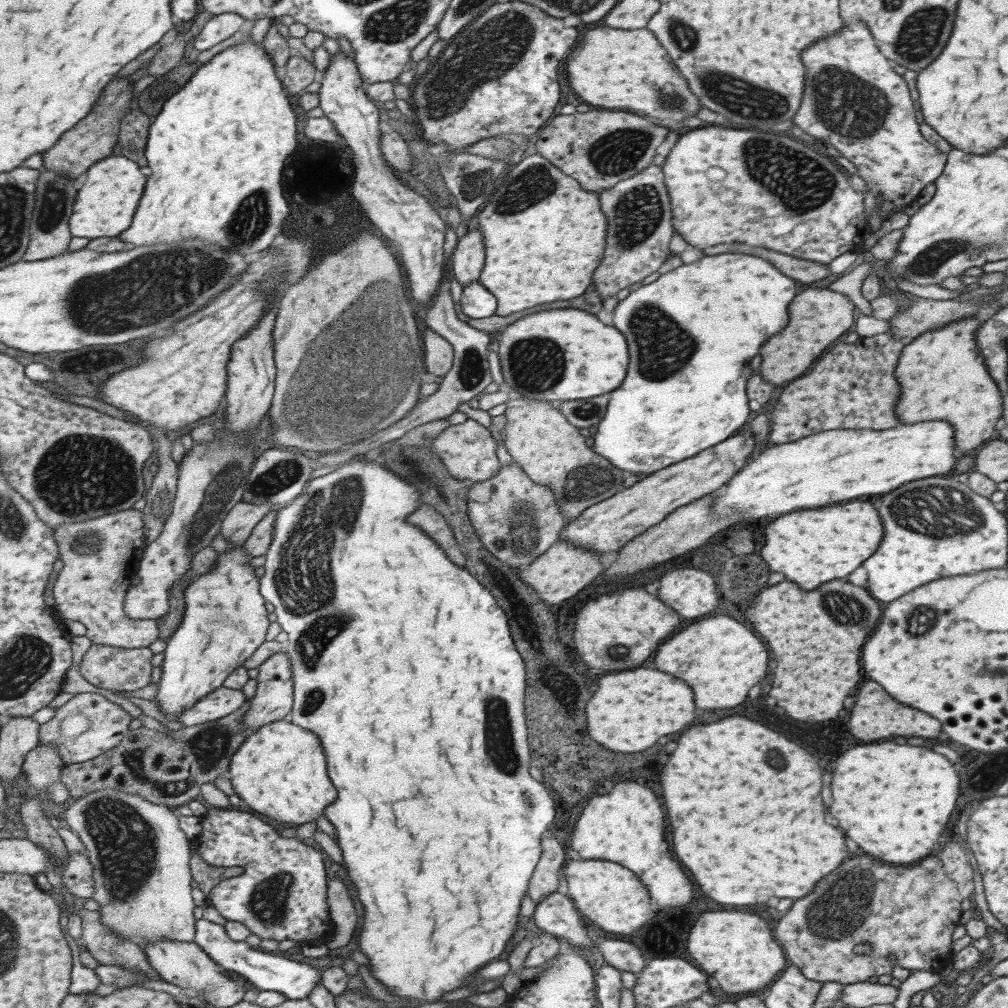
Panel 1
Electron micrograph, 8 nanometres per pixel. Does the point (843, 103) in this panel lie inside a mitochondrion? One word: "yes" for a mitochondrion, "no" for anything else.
yes

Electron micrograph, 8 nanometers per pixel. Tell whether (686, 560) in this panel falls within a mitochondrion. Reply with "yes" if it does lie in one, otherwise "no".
no

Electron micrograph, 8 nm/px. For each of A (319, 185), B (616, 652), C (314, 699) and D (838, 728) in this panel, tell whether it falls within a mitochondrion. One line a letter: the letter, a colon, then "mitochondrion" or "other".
A: other
B: mitochondrion
C: mitochondrion
D: other

